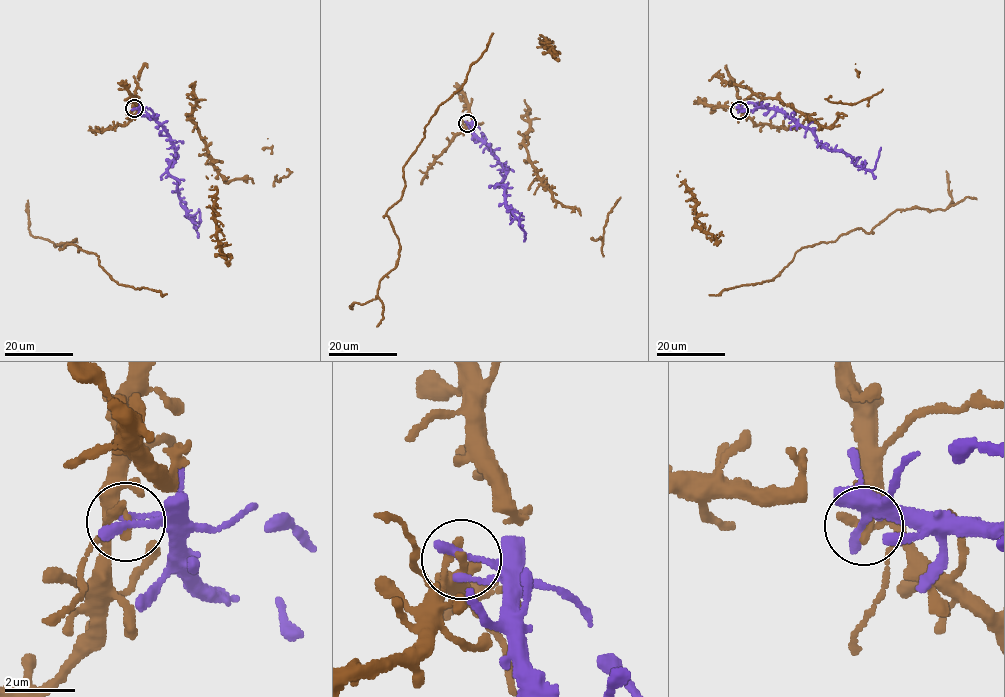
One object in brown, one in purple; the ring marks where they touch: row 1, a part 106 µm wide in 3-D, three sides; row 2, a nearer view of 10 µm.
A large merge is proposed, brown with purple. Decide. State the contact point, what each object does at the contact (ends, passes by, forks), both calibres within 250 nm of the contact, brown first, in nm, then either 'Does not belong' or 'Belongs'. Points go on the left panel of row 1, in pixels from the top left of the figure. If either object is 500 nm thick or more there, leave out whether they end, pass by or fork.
Place: (134, 108). At the ring brown ends. At the ring purple ends. Thickness 240 nm (brown) against 320 nm. Belongs

